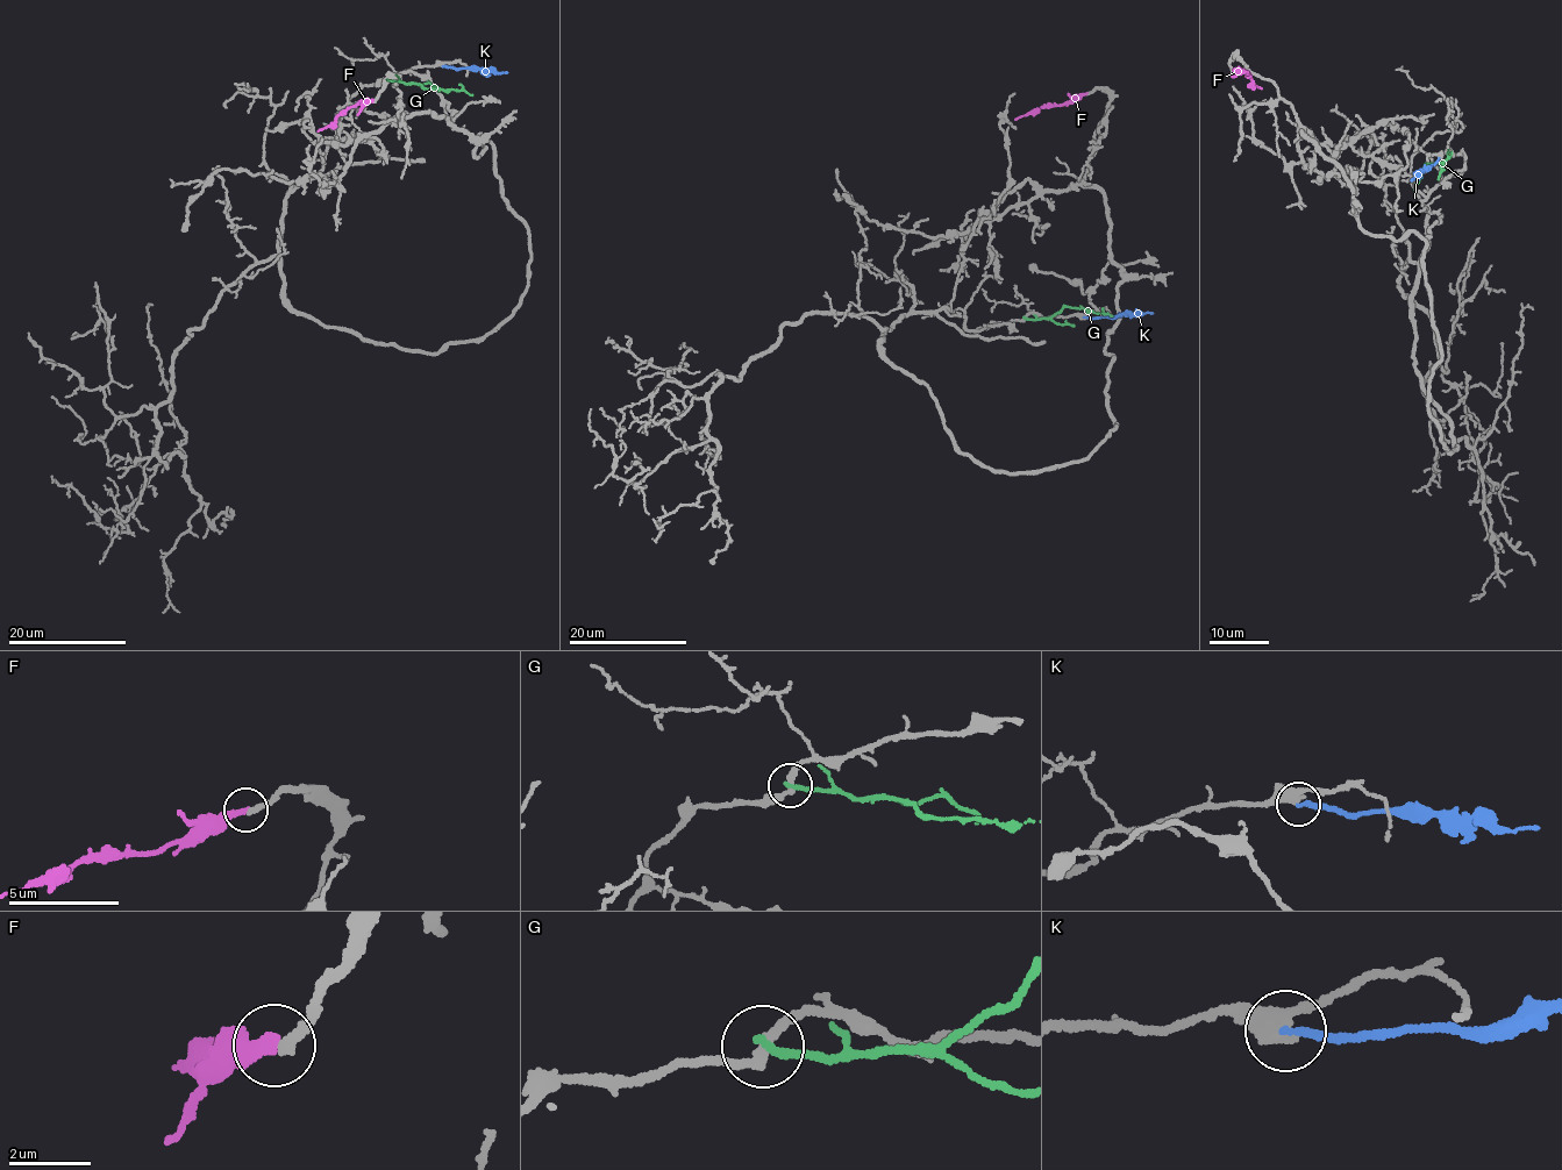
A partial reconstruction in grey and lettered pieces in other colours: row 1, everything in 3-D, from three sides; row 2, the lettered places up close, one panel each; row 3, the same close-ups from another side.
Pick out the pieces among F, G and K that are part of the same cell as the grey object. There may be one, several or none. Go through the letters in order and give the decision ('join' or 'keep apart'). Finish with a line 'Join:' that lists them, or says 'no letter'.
F: join
G: keep apart
K: keep apart
Join: F

